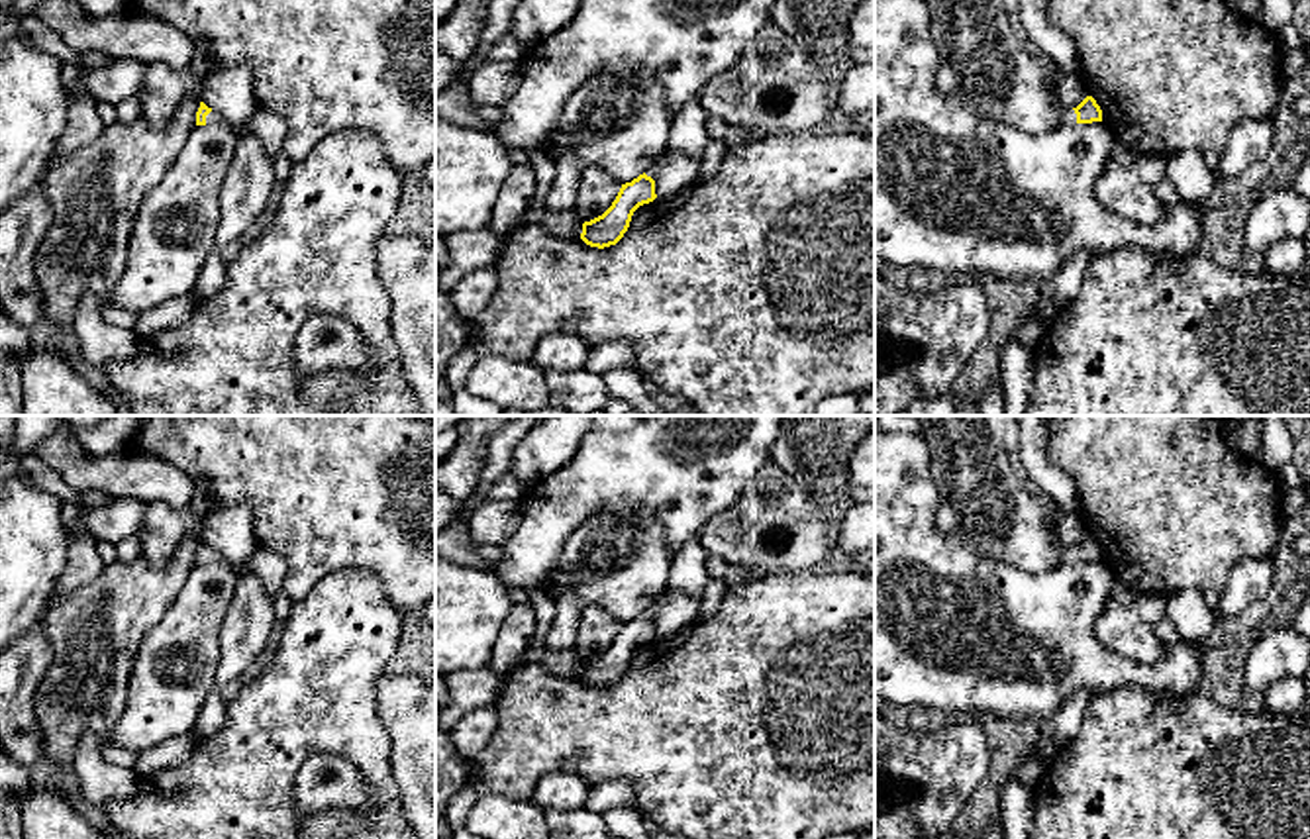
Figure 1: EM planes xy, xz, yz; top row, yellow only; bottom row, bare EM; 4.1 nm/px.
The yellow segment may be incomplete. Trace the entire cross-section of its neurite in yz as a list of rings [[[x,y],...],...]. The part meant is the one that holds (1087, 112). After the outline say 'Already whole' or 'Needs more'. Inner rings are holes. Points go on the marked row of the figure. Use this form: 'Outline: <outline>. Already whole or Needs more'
Outline: [[[1086,96],[1077,108],[1069,108],[1061,125],[1102,122],[1102,110],[1092,96]]]. Needs more

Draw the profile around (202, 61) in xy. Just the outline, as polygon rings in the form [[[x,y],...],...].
[[[194,41],[194,55],[190,69],[196,71],[200,76],[210,74],[216,69],[214,57],[204,41]]]

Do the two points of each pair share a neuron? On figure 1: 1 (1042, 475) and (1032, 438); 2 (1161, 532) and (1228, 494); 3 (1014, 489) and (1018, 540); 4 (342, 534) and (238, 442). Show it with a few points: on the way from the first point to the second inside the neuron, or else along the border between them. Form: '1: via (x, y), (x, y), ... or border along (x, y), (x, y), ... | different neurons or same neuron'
1: via (1038, 465), (1034, 447) | same neuron
2: via (1177, 516), (1189, 508), (1212, 508) | same neuron
3: via (1014, 500), (1016, 528) | same neuron
4: via (316, 508), (263, 455) | same neuron

